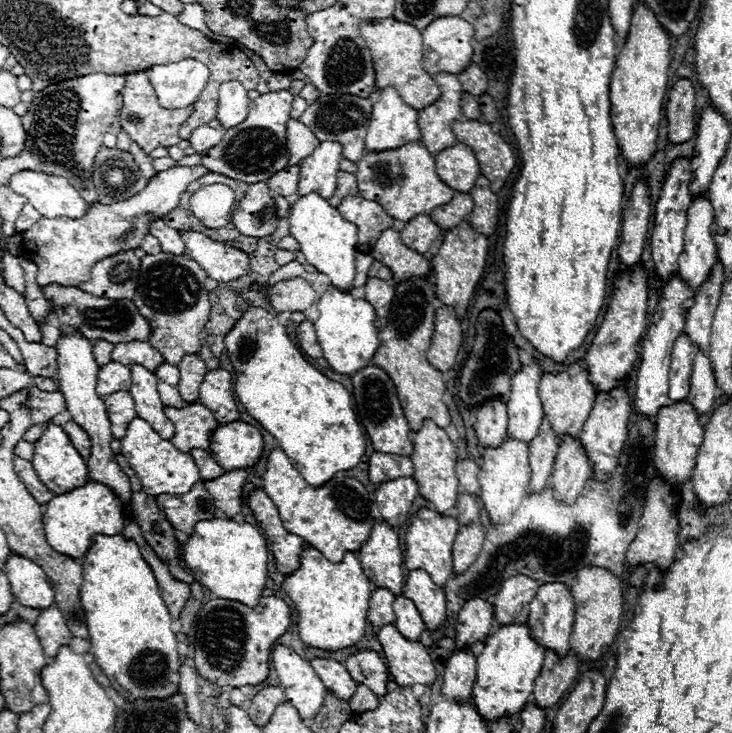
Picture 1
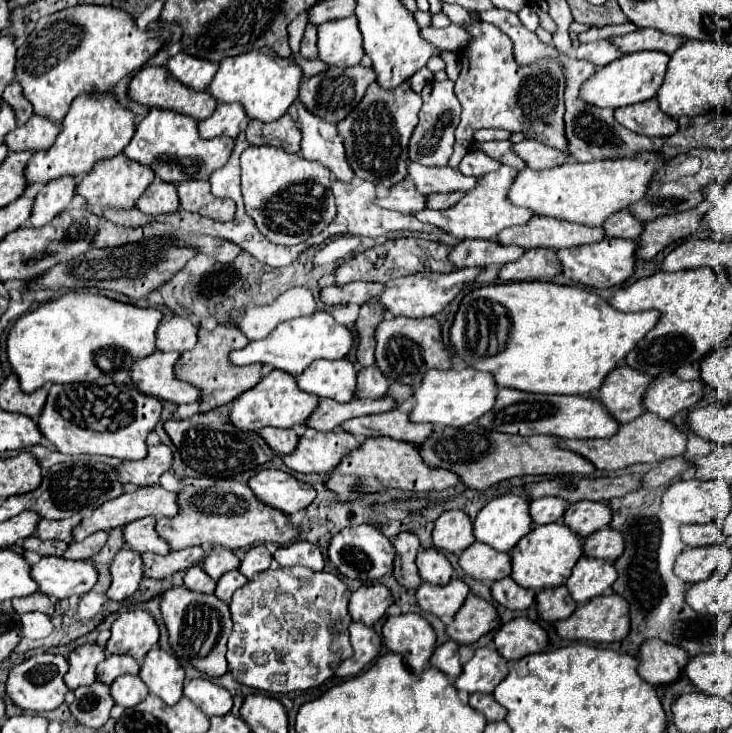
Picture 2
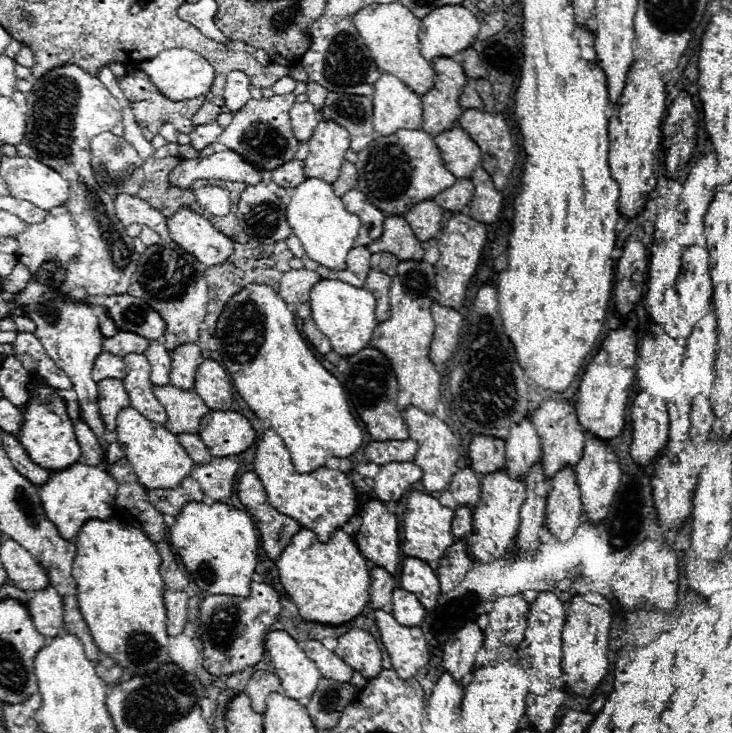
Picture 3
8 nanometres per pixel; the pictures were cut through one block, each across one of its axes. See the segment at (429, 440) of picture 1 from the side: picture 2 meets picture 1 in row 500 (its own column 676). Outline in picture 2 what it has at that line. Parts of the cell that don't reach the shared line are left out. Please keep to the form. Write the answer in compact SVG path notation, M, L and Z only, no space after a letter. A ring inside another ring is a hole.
M640 414L632 422L620 424L618 432L612 438L606 440L560 440L560 448L570 450L574 454L580 454L588 462L594 464L598 470L622 470L632 464L640 462L660 462L664 458L682 456L686 452L686 434L676 430L668 420L656 418L656 414Z

